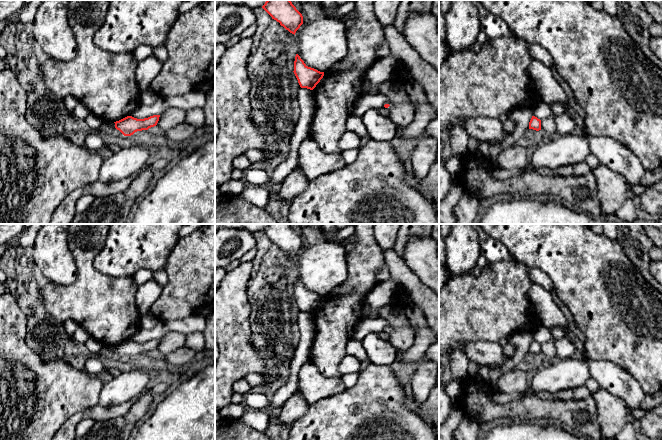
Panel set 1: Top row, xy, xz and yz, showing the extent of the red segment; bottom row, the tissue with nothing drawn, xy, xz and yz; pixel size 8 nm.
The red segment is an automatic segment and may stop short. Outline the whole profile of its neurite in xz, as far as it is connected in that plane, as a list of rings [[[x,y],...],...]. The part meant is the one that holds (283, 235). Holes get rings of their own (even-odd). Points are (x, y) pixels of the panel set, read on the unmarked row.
[[[267,224],[262,232],[290,257],[294,258],[303,248],[303,240],[290,224]]]

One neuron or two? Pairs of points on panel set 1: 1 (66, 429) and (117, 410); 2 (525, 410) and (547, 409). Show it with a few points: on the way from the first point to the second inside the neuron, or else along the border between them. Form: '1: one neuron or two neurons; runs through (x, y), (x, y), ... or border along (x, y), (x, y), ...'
1: one neuron; runs through (79, 416), (86, 413), (104, 413)
2: one neuron; runs through (530, 409), (542, 409)

